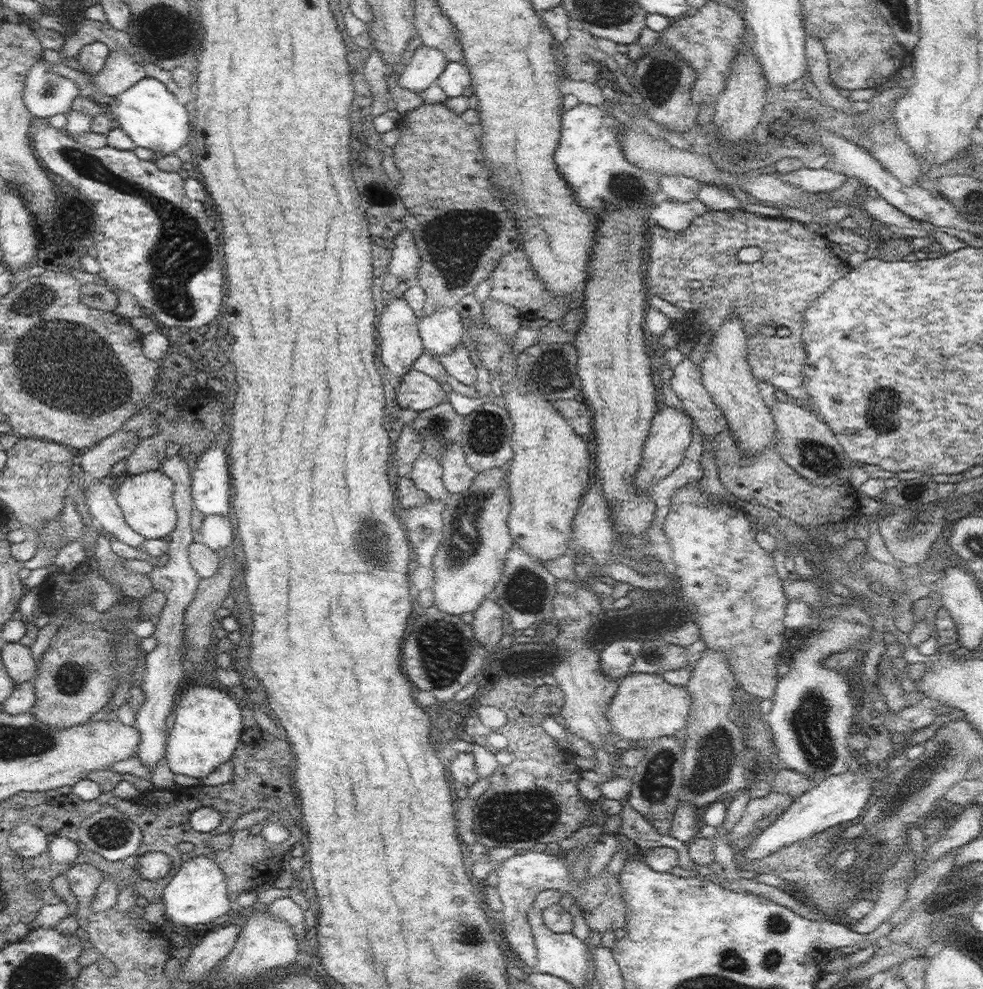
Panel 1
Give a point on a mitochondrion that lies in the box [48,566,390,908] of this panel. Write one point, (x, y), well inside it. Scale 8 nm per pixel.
(109, 833)

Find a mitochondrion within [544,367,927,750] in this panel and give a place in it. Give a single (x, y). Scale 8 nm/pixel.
(881, 412)

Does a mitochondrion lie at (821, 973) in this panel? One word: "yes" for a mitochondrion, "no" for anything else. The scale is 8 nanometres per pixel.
no

